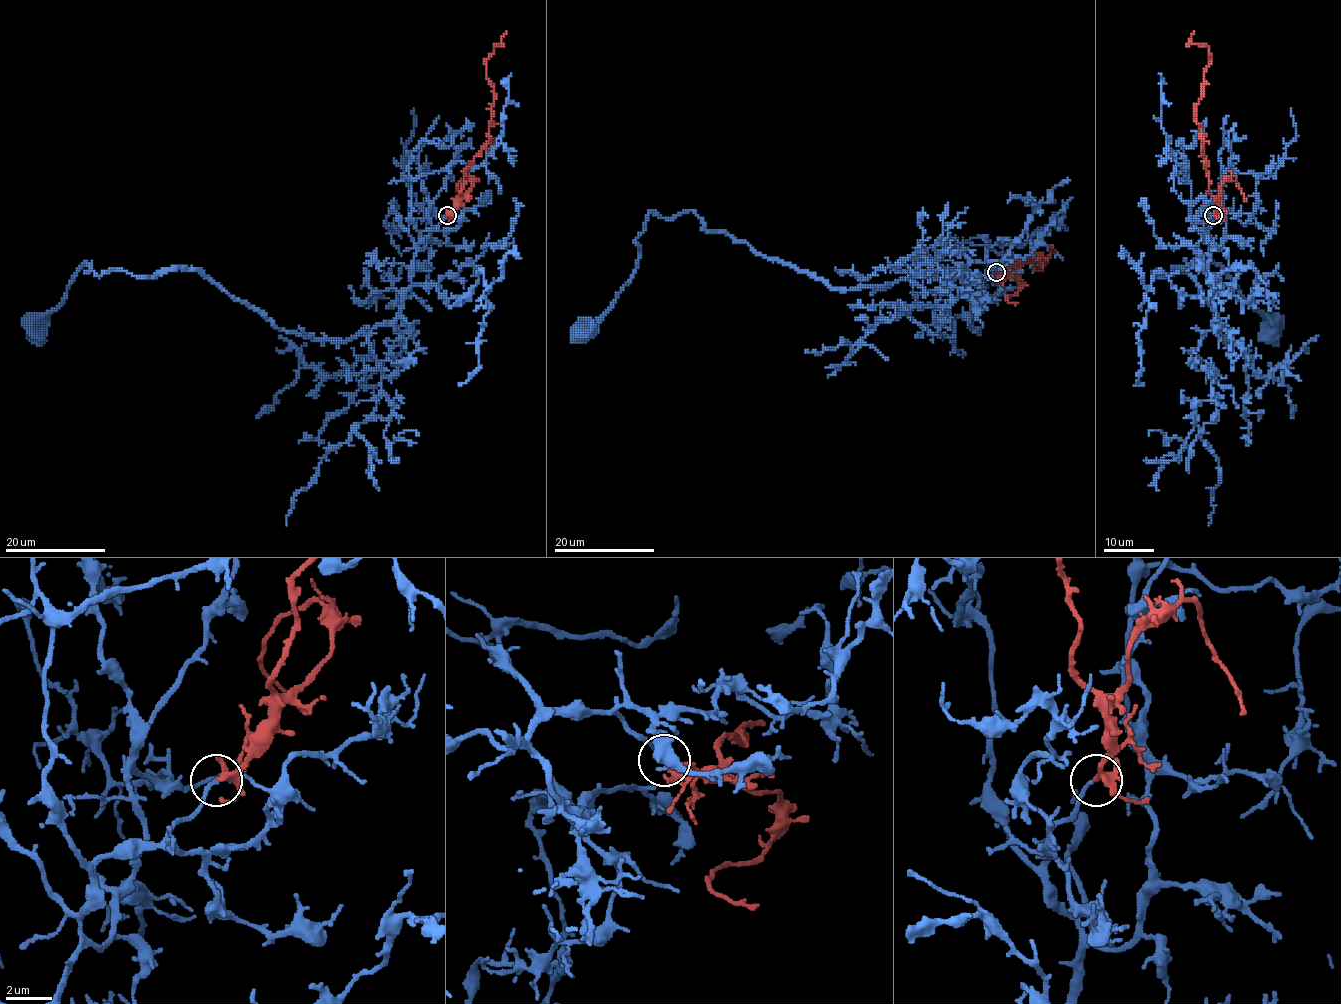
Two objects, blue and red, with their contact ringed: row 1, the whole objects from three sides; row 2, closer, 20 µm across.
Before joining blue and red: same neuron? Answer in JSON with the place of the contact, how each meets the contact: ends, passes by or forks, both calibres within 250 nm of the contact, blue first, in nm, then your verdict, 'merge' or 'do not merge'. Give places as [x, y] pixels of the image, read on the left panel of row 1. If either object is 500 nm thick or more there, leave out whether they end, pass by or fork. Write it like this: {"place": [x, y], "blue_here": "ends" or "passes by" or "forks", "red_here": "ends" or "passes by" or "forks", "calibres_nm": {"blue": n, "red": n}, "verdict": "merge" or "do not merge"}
{"place": [447, 215], "blue_here": "ends", "red_here": "forks", "calibres_nm": {"blue": 160, "red": 190}, "verdict": "merge"}

